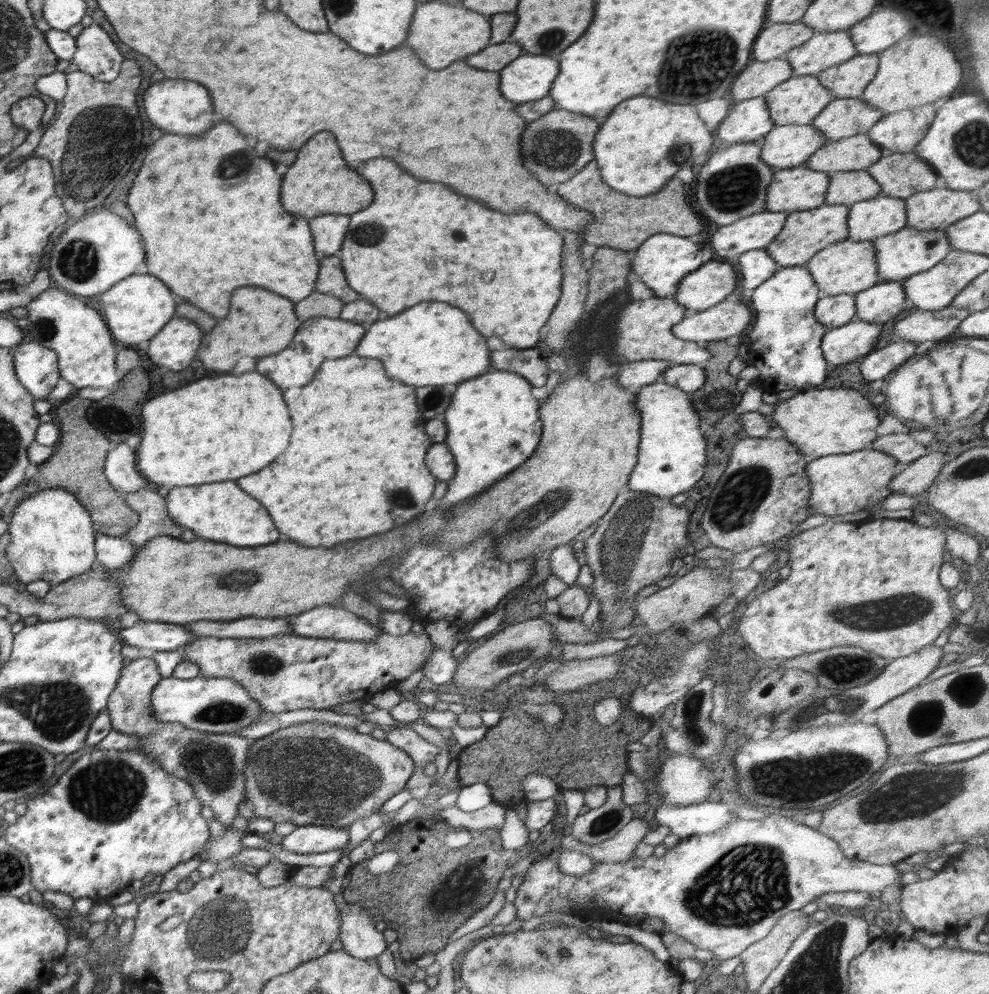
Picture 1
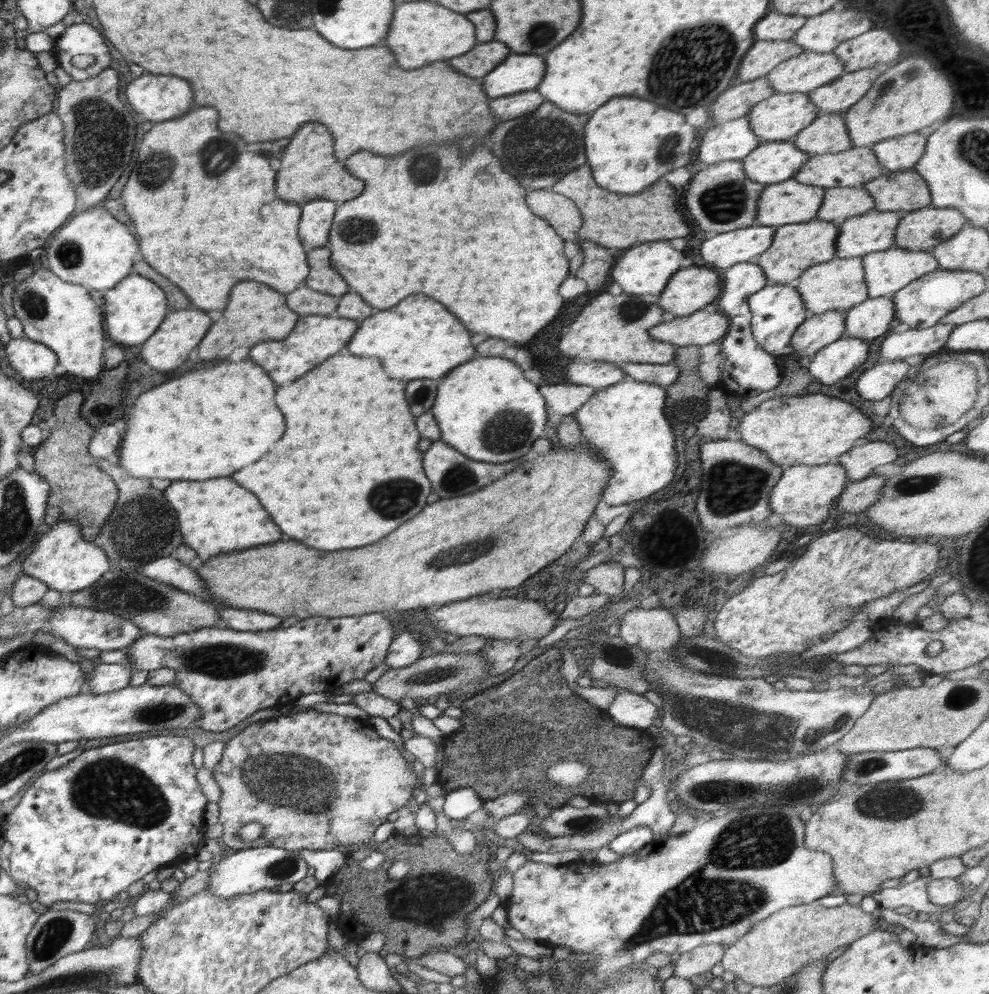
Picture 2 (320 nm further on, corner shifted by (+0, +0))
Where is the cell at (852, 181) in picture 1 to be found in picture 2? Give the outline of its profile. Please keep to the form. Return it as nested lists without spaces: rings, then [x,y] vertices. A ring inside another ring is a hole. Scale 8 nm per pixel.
[[[864,186],[850,188],[828,188],[815,216],[818,220],[835,222],[840,226],[849,218],[874,209],[874,199]]]

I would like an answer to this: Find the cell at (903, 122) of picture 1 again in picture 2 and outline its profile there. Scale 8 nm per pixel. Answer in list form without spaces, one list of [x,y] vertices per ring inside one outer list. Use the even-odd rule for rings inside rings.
[[[935,123],[918,132],[881,140],[871,149],[884,170],[908,170],[913,168],[924,154],[927,138],[937,129],[937,125]]]

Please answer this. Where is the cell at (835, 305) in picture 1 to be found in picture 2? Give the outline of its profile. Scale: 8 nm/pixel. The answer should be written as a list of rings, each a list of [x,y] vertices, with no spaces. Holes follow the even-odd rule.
[[[830,310],[806,318],[790,339],[792,349],[803,358],[803,362],[812,360],[818,350],[843,337],[846,315],[847,311]]]

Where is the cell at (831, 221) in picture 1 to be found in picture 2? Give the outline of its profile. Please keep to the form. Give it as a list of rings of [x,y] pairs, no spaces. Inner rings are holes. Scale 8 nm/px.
[[[814,218],[808,222],[784,224],[776,228],[772,244],[756,257],[755,263],[763,268],[768,284],[793,284],[812,265],[835,258],[838,235],[839,226],[827,220]]]

